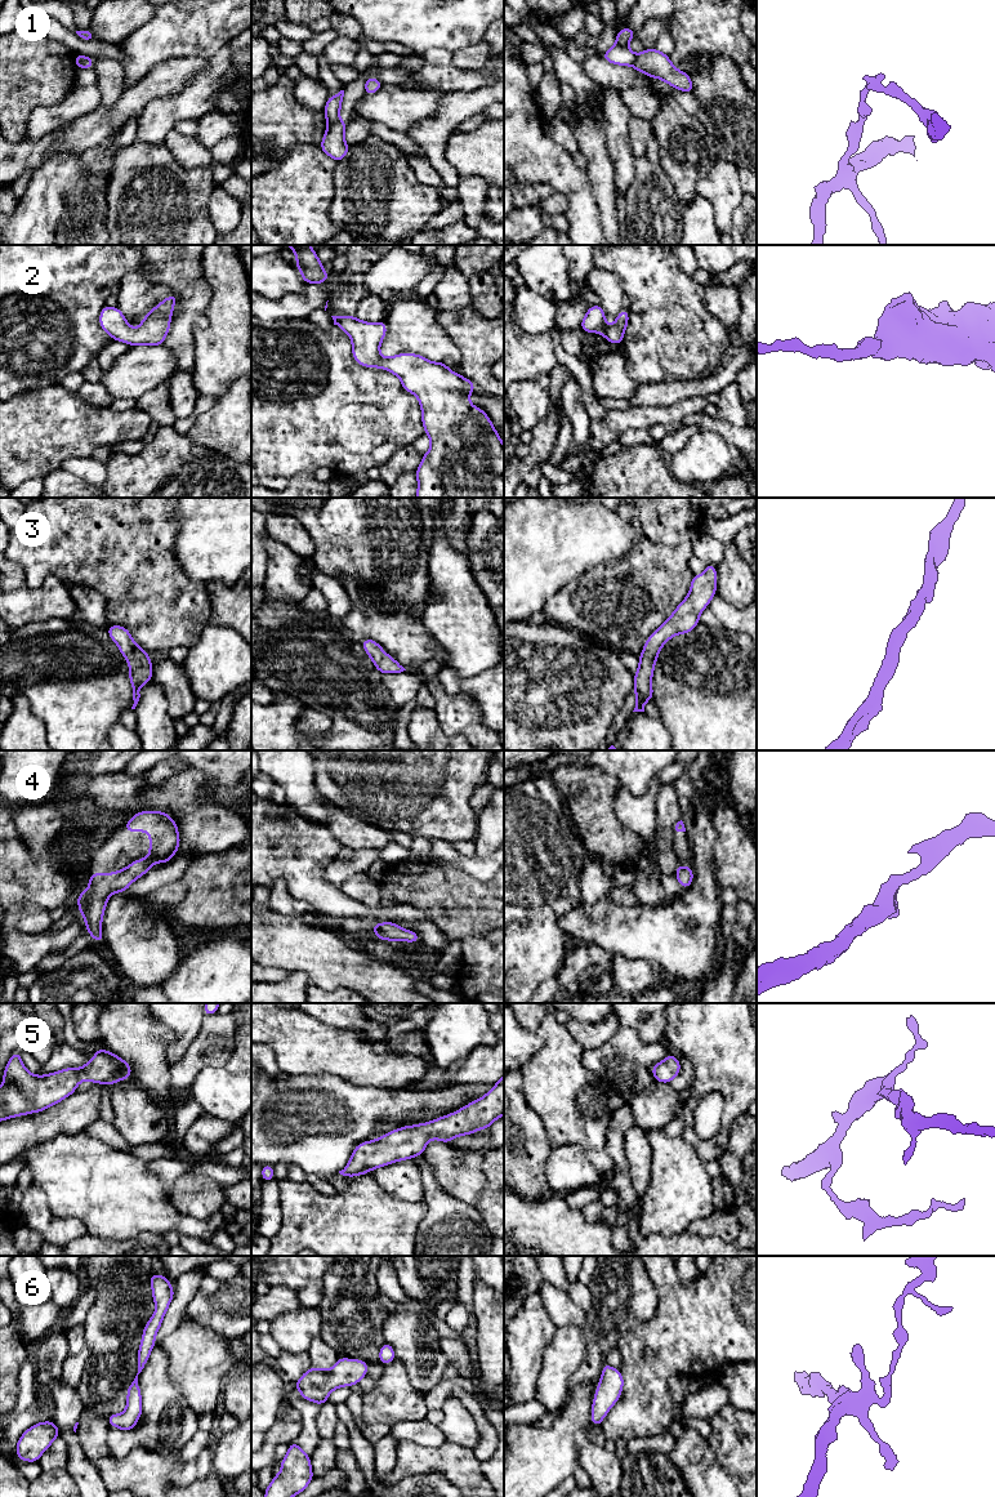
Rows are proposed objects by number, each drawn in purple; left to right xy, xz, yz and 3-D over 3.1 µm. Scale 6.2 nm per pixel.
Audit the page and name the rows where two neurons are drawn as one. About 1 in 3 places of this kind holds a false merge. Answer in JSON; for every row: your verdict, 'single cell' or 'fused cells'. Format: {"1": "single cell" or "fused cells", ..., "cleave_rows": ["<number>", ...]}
{"1": "fused cells", "2": "single cell", "3": "single cell", "4": "single cell", "5": "single cell", "6": "single cell", "cleave_rows": ["1"]}

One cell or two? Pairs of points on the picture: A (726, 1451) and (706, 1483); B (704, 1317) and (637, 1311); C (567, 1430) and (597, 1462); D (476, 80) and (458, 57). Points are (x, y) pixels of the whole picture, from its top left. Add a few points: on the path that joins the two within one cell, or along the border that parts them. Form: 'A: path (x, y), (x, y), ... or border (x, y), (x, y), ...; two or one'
A: border (708, 1439), (715, 1460), (735, 1483); two
B: border (652, 1283), (657, 1297), (656, 1313), (630, 1330); two
C: border (583, 1430), (576, 1435), (579, 1466); two
D: border (490, 58), (474, 70), (458, 68), (451, 63); two

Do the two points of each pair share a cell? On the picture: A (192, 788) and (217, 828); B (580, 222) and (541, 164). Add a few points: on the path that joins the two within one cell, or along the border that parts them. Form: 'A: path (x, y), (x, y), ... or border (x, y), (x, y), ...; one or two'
A: path (192, 798), (192, 803), (206, 818); one
B: path (580, 205), (579, 192), (558, 174); one

